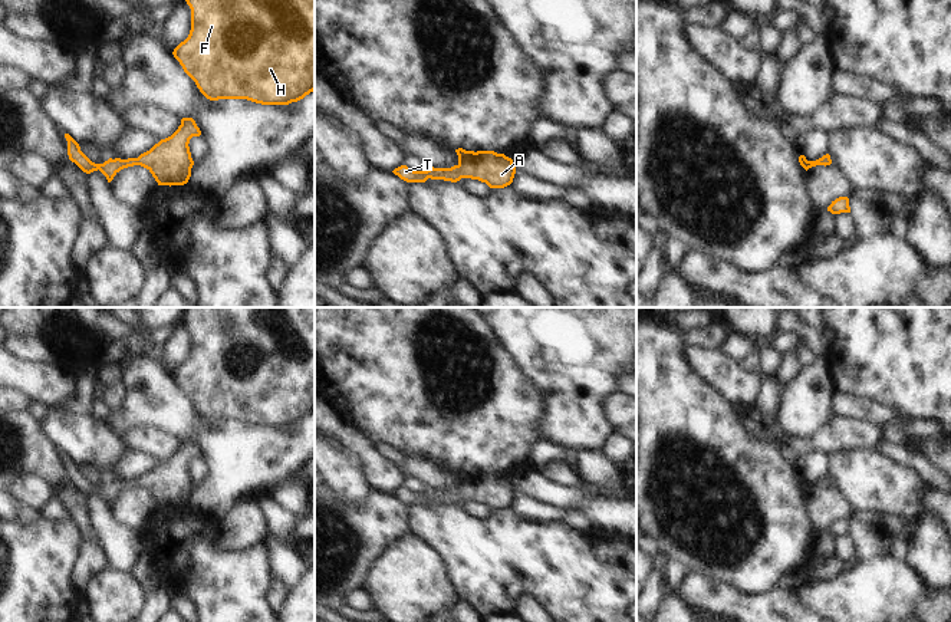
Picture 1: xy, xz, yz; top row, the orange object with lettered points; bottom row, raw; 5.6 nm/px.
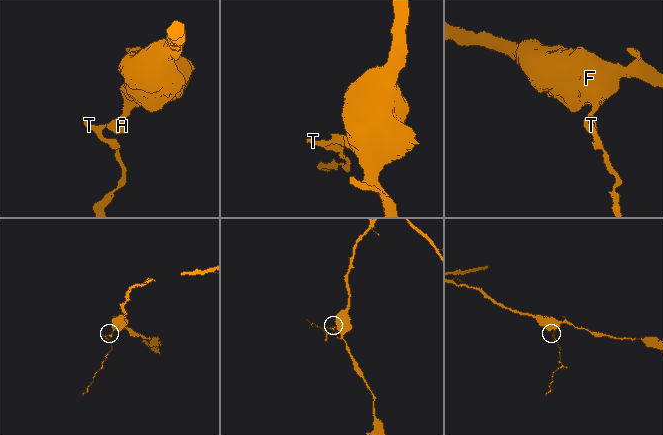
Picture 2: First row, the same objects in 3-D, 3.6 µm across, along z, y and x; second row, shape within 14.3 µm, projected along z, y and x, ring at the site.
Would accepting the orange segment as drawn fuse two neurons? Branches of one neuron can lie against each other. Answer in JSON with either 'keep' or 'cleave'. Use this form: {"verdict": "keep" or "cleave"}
{"verdict": "keep"}

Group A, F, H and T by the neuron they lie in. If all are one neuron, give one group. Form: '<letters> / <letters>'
A F H T

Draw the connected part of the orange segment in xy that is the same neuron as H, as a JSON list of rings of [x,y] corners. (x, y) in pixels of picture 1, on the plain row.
[[[188,307],[188,359],[172,373],[210,422],[289,427],[315,412],[315,307]]]

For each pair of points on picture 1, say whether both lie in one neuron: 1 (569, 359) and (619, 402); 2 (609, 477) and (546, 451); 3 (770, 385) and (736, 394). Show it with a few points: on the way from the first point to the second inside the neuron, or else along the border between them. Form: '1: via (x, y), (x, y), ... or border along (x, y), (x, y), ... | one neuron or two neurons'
1: border along (621, 391), (608, 400), (608, 420), (617, 430) | two neurons
2: via (594, 466), (576, 456), (562, 456) | one neuron
3: border along (752, 369), (757, 379), (757, 397), (753, 405) | two neurons

